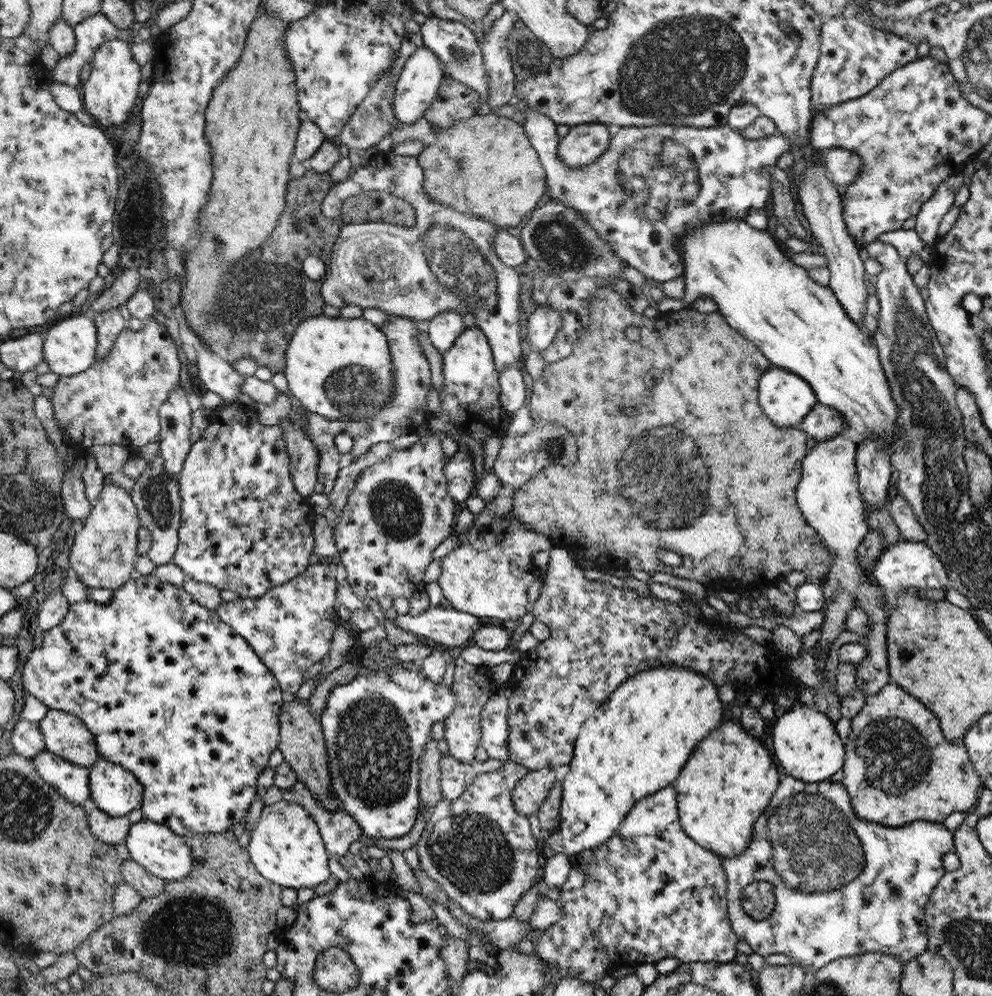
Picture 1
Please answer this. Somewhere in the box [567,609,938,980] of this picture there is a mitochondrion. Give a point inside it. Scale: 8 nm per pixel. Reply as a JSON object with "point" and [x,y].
{"point":[807,845]}

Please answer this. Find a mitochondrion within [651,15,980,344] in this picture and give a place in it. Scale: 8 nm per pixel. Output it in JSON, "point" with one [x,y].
{"point":[882,151]}

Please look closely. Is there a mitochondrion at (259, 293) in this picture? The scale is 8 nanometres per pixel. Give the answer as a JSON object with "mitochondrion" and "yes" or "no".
{"mitochondrion":"yes"}

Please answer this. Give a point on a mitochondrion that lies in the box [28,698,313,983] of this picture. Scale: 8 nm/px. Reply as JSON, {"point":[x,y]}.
{"point":[173,933]}

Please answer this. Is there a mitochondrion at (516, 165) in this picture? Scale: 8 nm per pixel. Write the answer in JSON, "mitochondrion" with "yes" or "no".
{"mitochondrion":"no"}

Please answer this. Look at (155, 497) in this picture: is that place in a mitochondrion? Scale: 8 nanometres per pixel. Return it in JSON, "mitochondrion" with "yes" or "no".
{"mitochondrion":"yes"}

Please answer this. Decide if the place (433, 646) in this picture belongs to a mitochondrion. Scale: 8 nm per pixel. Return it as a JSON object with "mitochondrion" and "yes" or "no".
{"mitochondrion":"no"}

